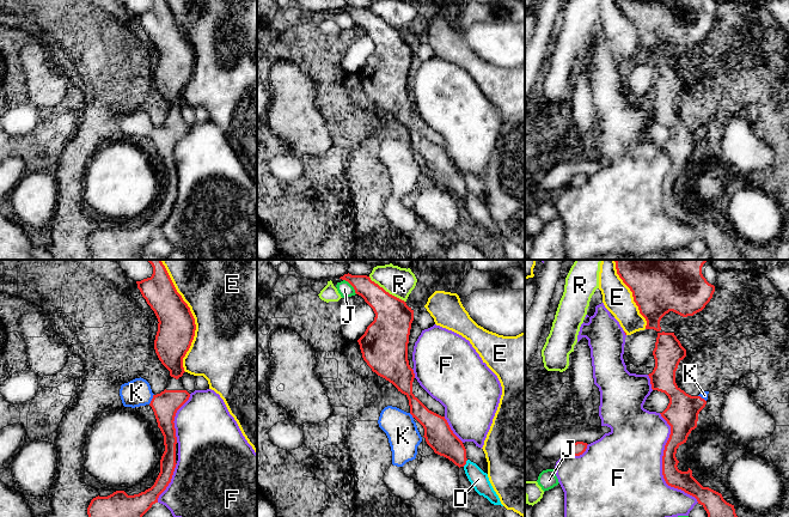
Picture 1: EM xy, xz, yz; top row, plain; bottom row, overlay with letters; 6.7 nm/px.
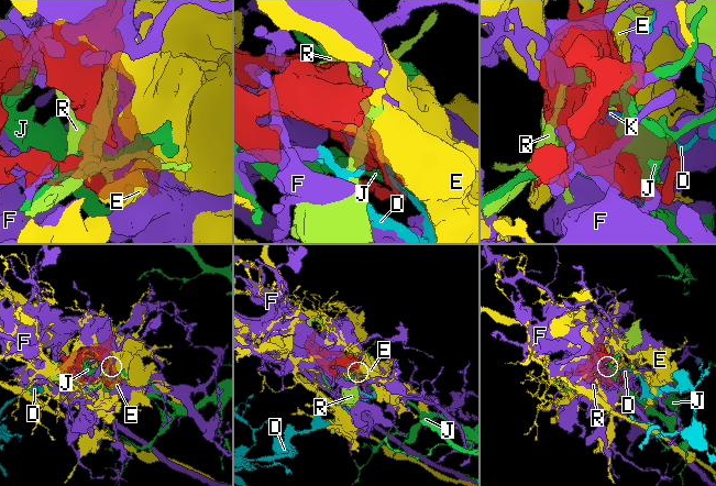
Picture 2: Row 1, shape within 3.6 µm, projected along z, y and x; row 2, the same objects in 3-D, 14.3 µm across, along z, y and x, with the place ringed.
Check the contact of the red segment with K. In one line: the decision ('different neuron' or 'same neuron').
same neuron

